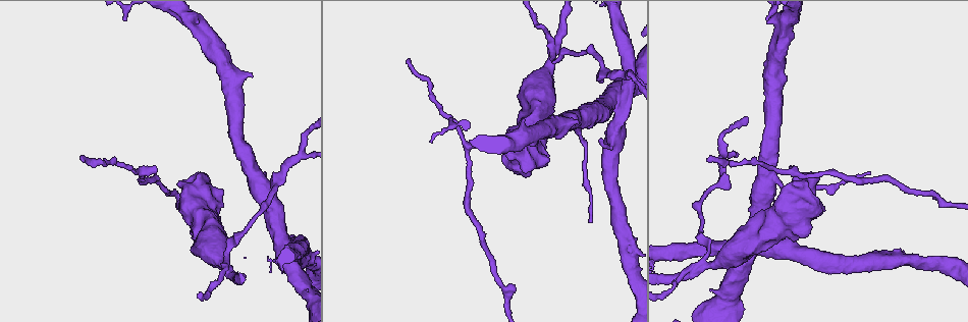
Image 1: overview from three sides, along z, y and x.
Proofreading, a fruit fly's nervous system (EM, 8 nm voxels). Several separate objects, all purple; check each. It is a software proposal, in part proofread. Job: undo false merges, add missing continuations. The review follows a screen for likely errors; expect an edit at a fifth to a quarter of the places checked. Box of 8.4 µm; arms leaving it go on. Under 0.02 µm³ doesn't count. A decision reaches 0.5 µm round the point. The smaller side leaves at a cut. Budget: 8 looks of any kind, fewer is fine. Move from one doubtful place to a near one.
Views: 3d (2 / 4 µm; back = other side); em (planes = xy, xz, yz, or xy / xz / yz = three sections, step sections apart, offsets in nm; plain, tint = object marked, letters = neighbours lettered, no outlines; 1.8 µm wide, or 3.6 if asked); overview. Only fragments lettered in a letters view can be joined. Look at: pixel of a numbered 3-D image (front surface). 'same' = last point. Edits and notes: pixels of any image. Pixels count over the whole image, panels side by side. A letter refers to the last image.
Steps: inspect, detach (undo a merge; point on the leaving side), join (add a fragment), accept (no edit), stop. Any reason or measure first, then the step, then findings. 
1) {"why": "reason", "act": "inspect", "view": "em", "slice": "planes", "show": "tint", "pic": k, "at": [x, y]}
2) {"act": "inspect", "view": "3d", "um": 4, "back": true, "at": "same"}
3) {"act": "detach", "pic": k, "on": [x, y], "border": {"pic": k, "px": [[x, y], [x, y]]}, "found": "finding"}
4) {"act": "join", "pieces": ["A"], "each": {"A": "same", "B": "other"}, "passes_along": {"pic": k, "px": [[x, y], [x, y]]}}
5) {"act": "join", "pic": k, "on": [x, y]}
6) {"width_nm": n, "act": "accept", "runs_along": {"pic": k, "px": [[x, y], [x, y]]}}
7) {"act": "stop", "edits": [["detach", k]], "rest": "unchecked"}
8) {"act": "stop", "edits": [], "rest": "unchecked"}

{"why": "branch stops here", "act": "inspect", "view": "3d", "um": 2, "pic": 1, "at": [708, 162]}

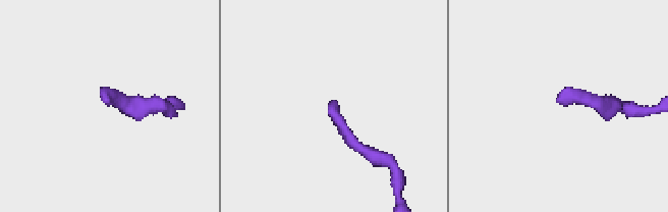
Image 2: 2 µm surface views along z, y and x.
{"act": "inspect", "view": "em", "slice": "planes", "show": "letters", "pic": 2, "at": [331, 101]}

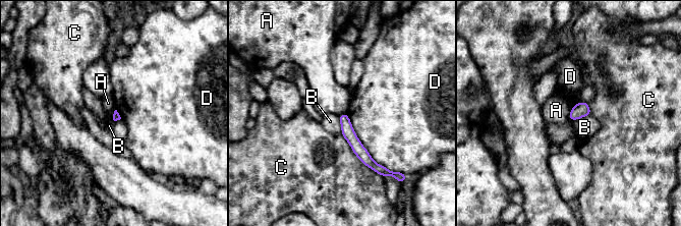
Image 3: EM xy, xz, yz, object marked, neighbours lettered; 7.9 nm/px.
{"act": "accept", "each": {"A": "other", "B": "other", "C": "other", "D": "other"}, "border": {"pic": 3, "px": [[572, 107], [569, 113], [569, 120]]}, "found": "none of them fits"}

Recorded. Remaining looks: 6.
{"why": "four arms meet", "act": "inspect", "view": "em", "slice": "planes", "show": "letters", "pic": 1, "at": [624, 95]}

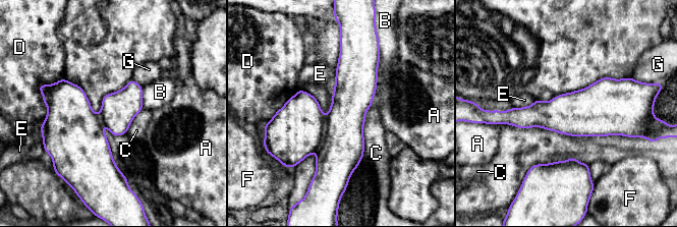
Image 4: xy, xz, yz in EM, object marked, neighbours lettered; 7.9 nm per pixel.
{"act": "detach", "pic": 4, "on": [342, 149], "each": {"A": "other", "B": "other", "C": "other", "D": "other", "E": "other", "F": "other", "G": "other"}, "found": "a second neuron is stuck on"}

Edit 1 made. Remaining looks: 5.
{"why": "redraw", "act": "inspect", "view": "overview"}

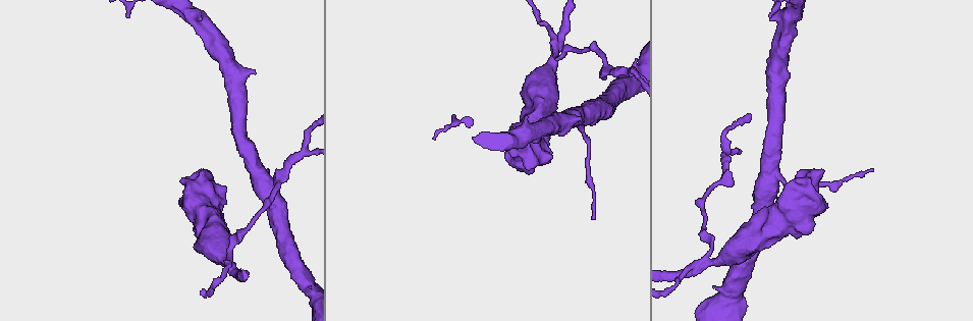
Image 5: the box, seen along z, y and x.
{"why": "tapers out", "act": "inspect", "view": "em", "slice": "planes", "show": "letters", "pic": 5, "at": [873, 169]}

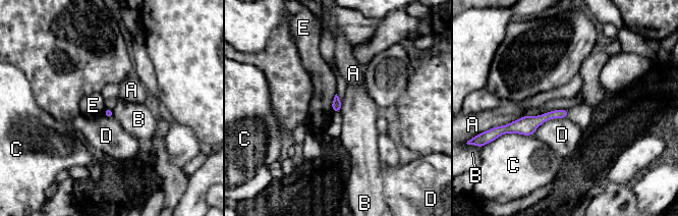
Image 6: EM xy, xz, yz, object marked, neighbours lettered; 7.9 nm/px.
{"width_nm": 70, "act": "accept", "each": {"A": "other", "B": "other", "C": "other", "D": "other", "E": "other"}, "runs_along": {"pic": 6, "px": [[565, 111], [508, 128]]}, "found": "no lettered fragment goes on from it"}

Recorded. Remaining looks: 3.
{"act": "stop", "edits": [["detach", 4]], "rest": "unchecked"}

